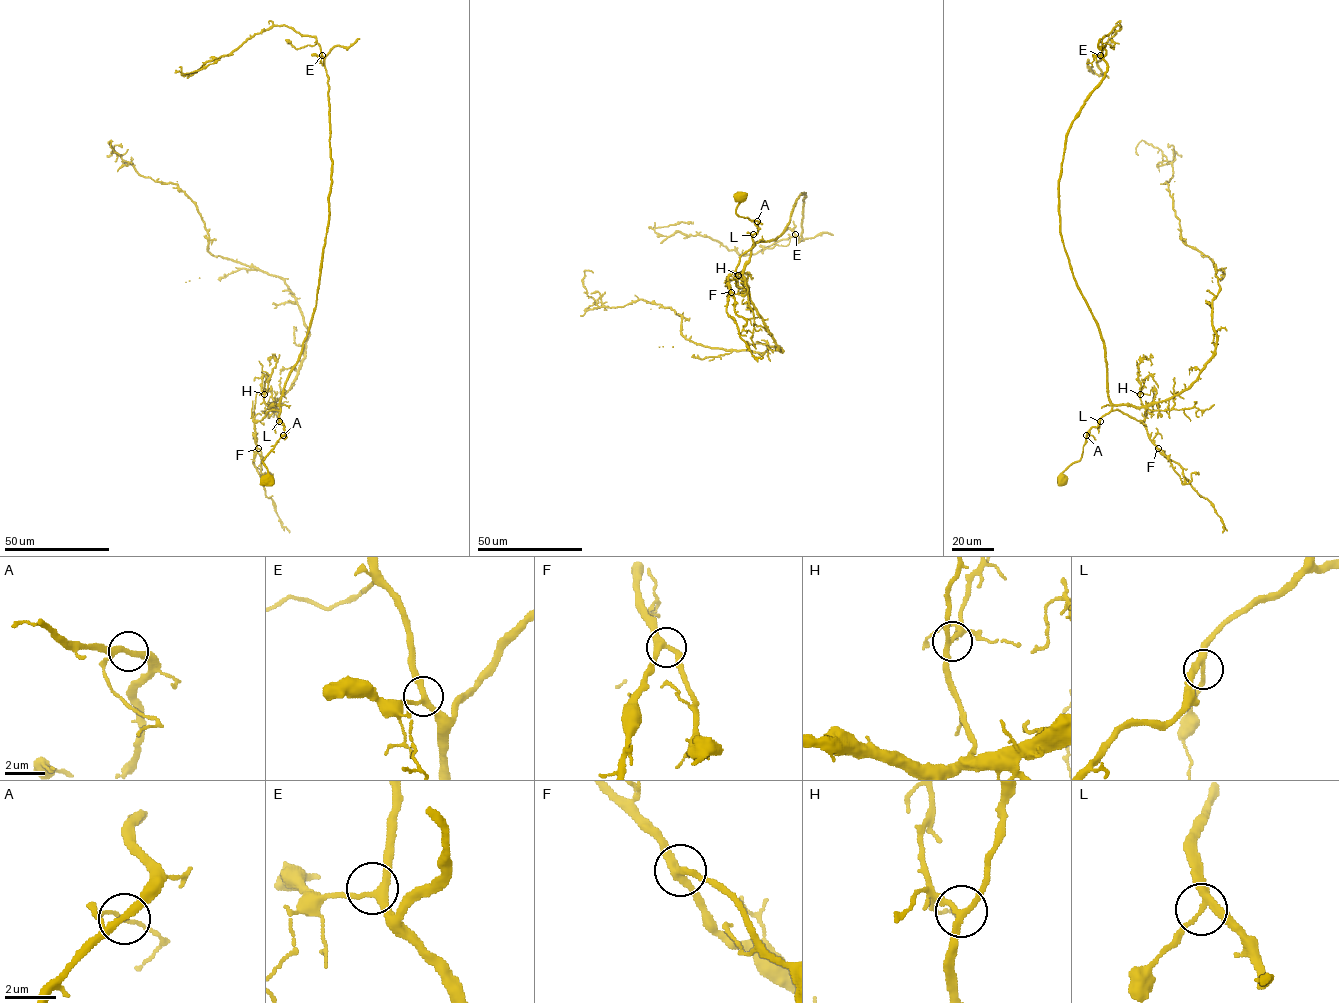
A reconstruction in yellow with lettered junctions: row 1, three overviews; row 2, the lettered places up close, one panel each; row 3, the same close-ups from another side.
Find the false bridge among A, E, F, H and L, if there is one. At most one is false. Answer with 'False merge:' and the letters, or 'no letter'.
False merge: no letter

